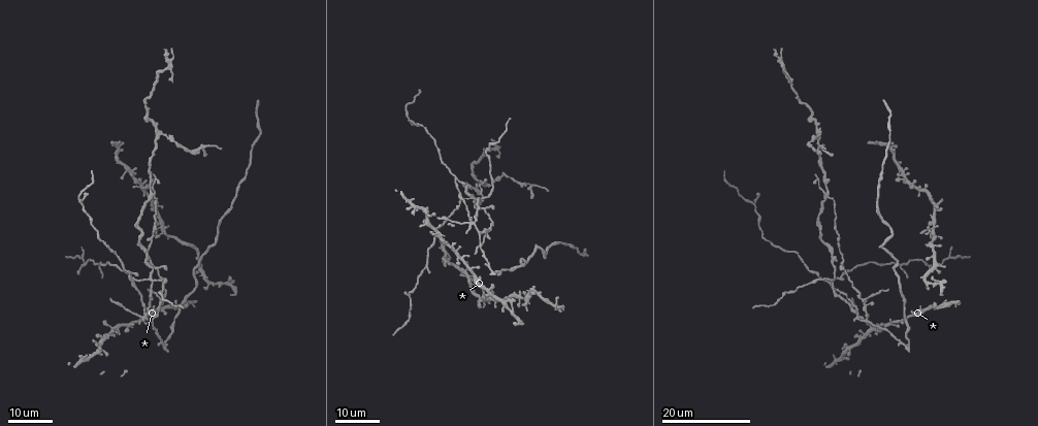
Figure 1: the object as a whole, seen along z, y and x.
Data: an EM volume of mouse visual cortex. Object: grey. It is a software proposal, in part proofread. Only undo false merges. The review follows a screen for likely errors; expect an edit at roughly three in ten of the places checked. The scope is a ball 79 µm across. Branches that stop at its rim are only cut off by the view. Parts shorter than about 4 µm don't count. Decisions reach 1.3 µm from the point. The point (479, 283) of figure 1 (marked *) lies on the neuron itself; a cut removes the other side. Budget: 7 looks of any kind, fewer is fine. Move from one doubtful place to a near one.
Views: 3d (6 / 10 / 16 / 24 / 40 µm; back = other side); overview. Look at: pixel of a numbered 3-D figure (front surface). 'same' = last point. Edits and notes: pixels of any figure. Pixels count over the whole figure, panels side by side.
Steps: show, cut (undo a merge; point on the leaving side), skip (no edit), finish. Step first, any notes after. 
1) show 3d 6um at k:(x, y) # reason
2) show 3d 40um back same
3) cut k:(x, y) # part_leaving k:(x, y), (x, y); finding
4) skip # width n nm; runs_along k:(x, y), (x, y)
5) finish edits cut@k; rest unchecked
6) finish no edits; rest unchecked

show 3d 24um at 1:(147, 279) # arms part here

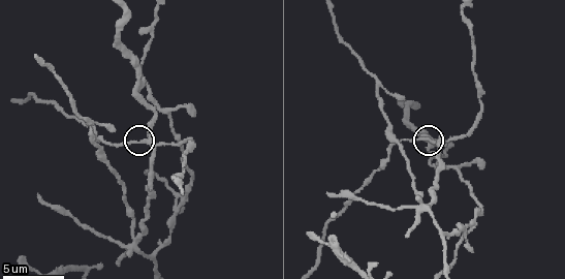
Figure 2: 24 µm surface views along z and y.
show 3d 6um at 2:(142, 139) # zoom in

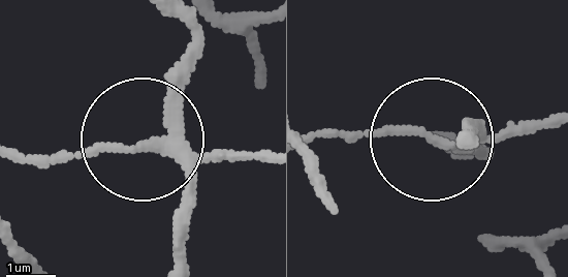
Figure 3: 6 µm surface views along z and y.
cut 3:(188, 75) # side_arm 44 um; part_leaving 3:(183, 150), (191, 195), (179, 257); a second neuron is stuck on

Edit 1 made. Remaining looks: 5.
show overview

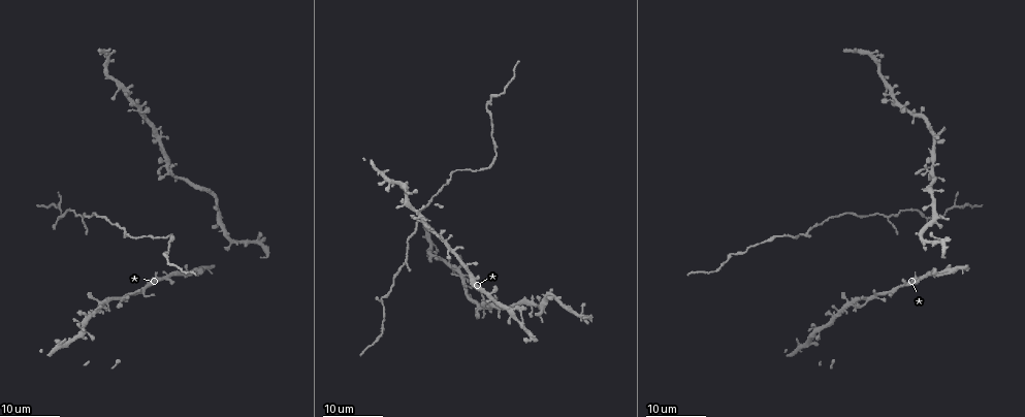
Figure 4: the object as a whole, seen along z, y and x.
show 3d 16um at 4:(816, 332) # four or more arms meet

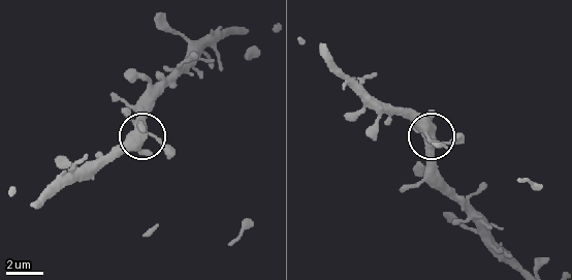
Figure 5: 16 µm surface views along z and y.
show 3d 6um same

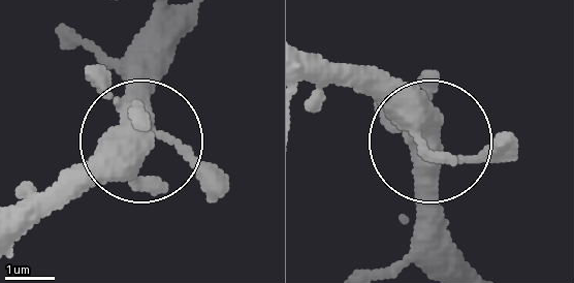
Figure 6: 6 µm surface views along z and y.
skip # width 410 nm; all the same neuron

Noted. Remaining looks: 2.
show 3d 16um at 4:(384, 298) # calibre changes

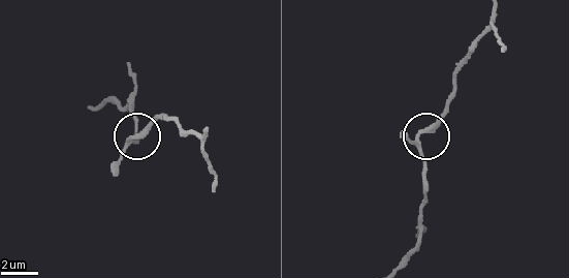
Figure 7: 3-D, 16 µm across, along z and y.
show 3d 10um at 7:(418, 134) # closer look

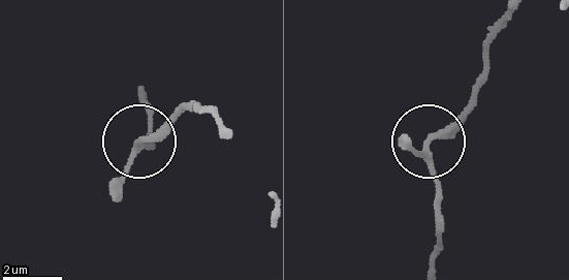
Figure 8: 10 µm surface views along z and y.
skip # one neuron here

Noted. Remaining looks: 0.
finish edits cut@3; rest unchecked

